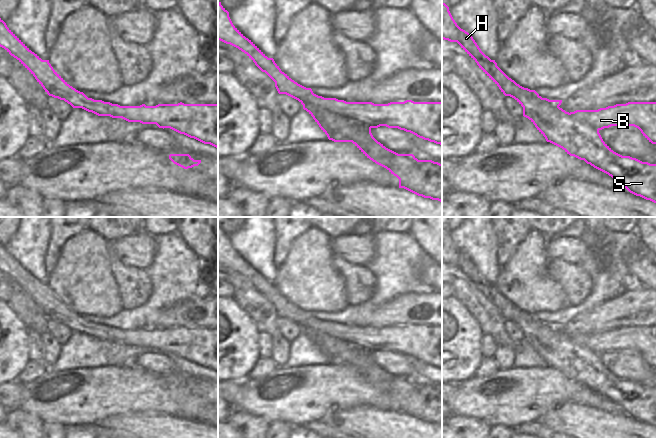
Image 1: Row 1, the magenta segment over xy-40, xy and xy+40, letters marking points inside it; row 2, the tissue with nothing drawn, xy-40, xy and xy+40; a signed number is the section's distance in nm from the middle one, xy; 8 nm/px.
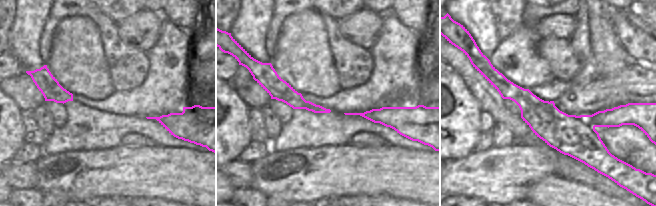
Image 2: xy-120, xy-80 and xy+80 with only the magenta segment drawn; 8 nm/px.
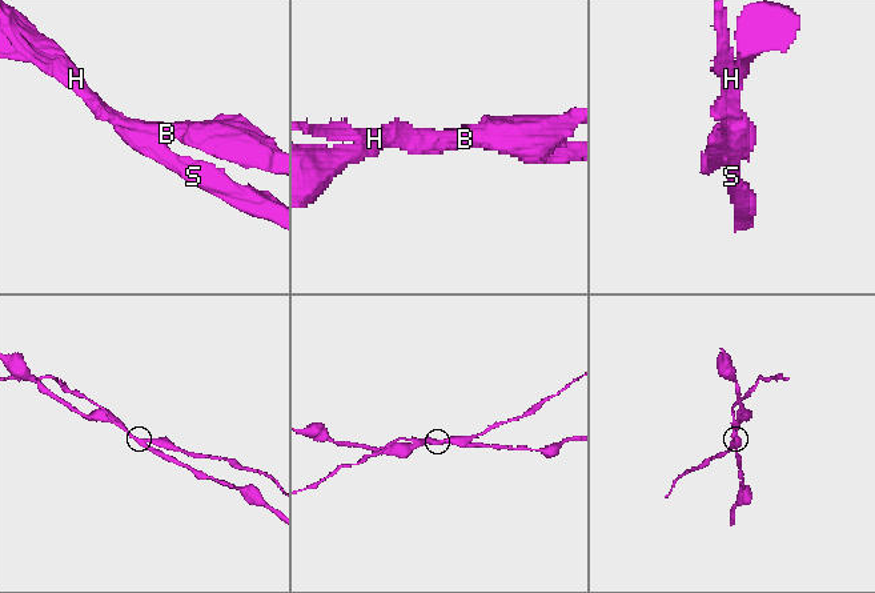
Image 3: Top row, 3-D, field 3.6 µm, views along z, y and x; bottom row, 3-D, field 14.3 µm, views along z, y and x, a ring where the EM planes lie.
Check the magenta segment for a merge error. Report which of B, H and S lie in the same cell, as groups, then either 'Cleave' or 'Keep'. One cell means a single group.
Groups: B / H S. Cleave

